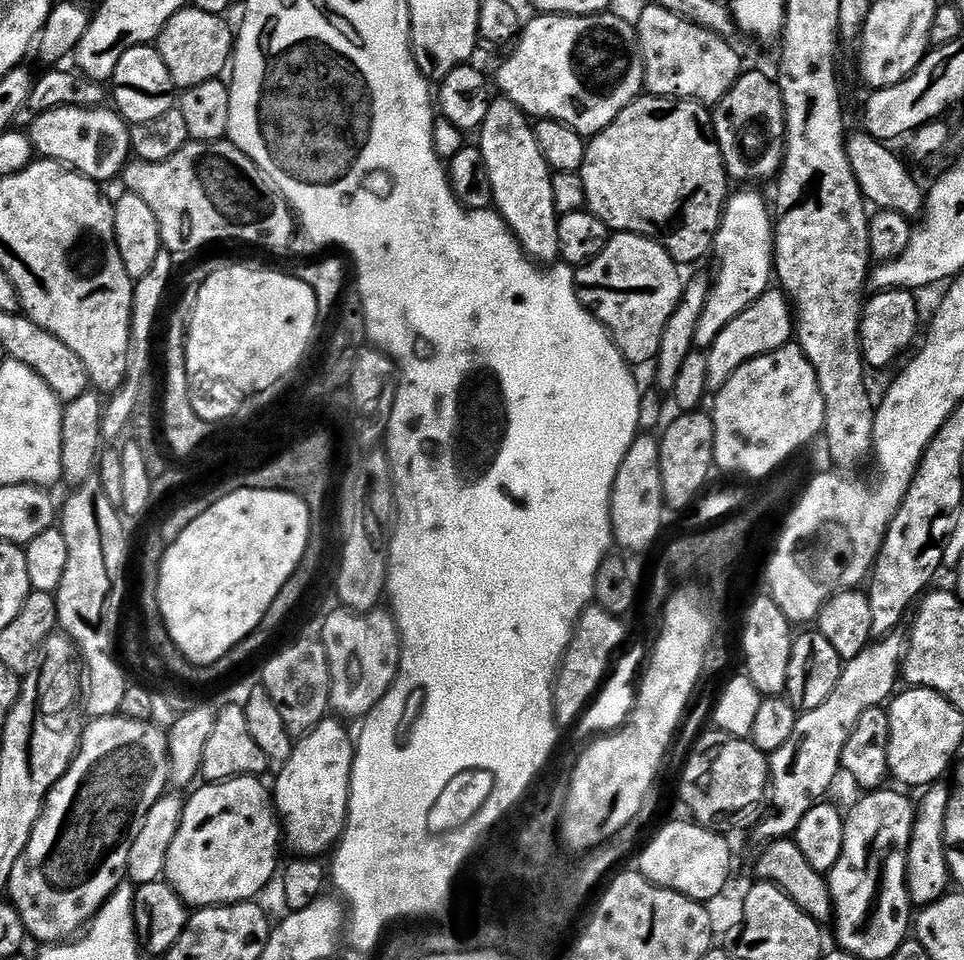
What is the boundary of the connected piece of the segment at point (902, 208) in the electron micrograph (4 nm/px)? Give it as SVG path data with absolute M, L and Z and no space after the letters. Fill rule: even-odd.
M863 130L849 135L846 140L850 164L860 183L860 191L869 205L886 212L897 212L909 218L916 218L923 213L926 203L926 192L918 181L912 177L912 172L891 152L889 145L882 140L876 140Z

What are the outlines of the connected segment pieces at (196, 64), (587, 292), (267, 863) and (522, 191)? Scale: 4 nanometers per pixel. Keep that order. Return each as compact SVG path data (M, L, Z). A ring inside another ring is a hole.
M185 6L168 19L158 37L158 51L162 62L166 62L166 70L170 70L170 78L177 89L192 88L206 80L215 80L221 75L220 71L229 67L234 51L234 28L224 21L223 15L198 10Z
M618 232L609 235L602 254L598 254L589 264L581 264L575 269L576 286L580 293L580 300L585 308L612 333L620 352L629 365L651 365L660 354L662 334L666 330L666 322L680 305L684 297L685 277L680 277L681 265L677 264L658 241L650 236L639 236L633 232Z
M259 775L233 776L231 780L204 782L204 785L184 804L184 813L178 816L182 826L204 826L204 824L220 824L224 834L224 856L222 856L222 876L228 880L228 886L220 888L220 892L204 892L196 898L189 898L187 903L201 908L215 908L218 904L242 904L252 902L259 897L263 888L281 867L280 840L282 844L282 820L274 803L273 793L263 784Z
M493 103L488 109L488 117L484 119L478 132L480 135L478 147L490 174L495 211L504 217L504 221L529 257L540 262L555 261L560 254L558 246L560 216L554 206L554 190L548 163L540 149L533 146L533 137L528 135L520 140L519 134L516 133L515 122L504 121L503 116L503 106ZM519 144L524 149L516 152Z

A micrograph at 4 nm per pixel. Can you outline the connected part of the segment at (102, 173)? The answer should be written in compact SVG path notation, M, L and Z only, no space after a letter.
M100 106L95 111L90 108L58 108L44 110L39 114L41 116L32 124L30 139L35 151L41 157L58 160L60 163L75 168L82 175L89 176L97 182L112 180L115 176L117 179L123 173L124 165L129 163L130 153L132 152L132 134L128 121L119 112L108 106Z

